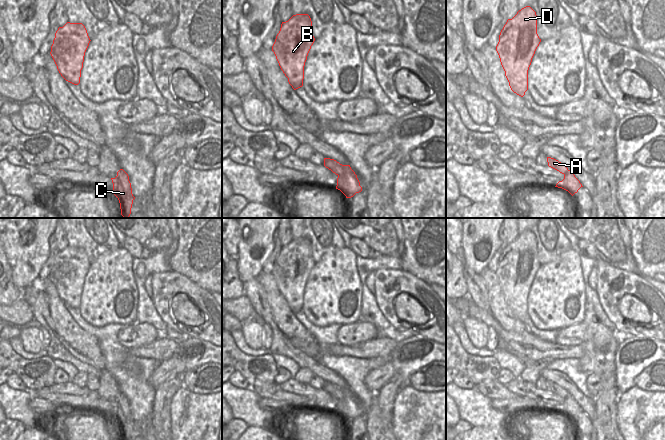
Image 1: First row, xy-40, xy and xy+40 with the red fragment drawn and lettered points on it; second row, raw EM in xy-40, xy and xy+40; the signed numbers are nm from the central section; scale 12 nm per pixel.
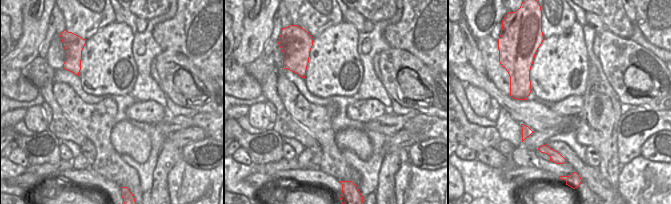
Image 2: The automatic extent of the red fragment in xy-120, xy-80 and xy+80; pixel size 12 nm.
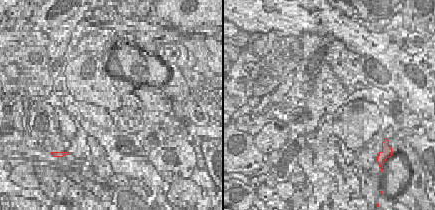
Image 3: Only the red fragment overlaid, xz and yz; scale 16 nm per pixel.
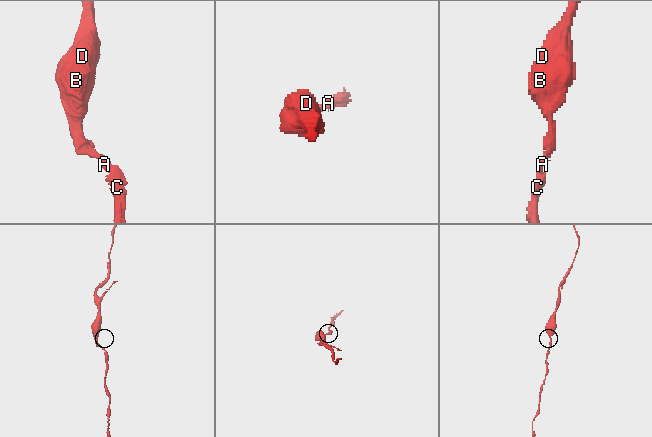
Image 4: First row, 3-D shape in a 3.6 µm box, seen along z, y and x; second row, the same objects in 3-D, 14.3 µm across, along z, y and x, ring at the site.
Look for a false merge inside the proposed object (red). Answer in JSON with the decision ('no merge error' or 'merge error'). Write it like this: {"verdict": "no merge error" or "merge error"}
{"verdict": "no merge error"}

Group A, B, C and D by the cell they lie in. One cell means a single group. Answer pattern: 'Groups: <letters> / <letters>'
Groups: A B C D.

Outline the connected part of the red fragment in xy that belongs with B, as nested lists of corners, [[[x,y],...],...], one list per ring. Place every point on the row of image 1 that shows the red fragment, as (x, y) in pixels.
[[[296,14],[282,22],[272,51],[294,90],[303,86],[304,66],[314,41],[308,14]]]

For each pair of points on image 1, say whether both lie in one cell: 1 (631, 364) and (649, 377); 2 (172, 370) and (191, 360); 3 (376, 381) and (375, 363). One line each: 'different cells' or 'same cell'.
1: different cells
2: different cells
3: different cells

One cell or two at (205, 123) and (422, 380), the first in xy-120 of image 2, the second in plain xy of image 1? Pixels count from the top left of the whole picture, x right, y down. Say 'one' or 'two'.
two

